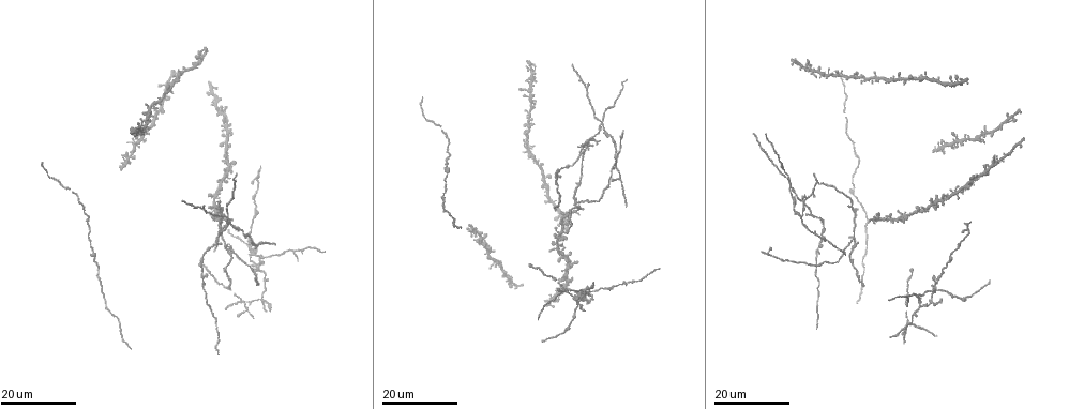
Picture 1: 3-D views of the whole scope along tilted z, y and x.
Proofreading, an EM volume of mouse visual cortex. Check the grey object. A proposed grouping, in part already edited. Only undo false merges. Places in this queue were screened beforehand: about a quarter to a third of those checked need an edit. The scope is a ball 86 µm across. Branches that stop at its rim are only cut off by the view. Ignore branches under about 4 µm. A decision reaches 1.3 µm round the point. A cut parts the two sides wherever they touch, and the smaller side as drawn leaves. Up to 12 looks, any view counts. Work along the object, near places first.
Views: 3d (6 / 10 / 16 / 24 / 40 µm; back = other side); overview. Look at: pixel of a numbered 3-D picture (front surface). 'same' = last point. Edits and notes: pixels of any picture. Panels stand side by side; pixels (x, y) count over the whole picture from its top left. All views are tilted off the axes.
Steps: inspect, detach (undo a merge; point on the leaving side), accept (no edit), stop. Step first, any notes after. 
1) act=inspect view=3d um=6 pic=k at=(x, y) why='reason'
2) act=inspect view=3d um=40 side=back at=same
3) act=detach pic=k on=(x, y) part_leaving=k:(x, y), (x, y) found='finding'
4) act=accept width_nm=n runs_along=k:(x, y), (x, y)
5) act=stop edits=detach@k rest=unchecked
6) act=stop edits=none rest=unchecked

act=inspect view=3d um=24 pic=1 at=(204, 256) why='thick turns thin'

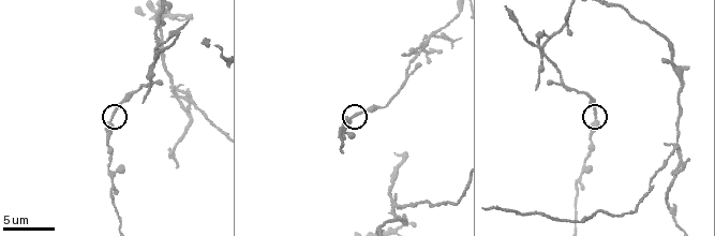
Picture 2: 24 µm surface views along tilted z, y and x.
act=inspect view=3d um=10 pic=2 at=(352, 116)

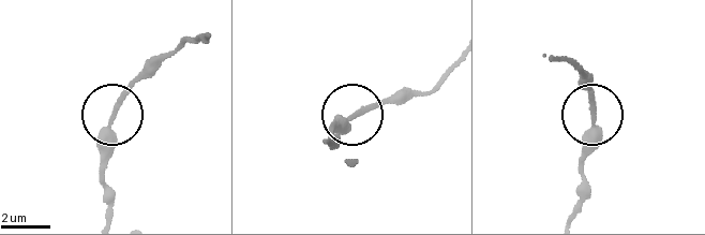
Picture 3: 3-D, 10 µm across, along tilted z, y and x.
act=accept runs_along=3:(559, 56), (583, 75), (593, 111), (594, 148), (583, 181) found='all the same cell'

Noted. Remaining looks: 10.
act=inspect view=3d um=10 pic=2 at=(111, 182) why='small branch off a trunk'

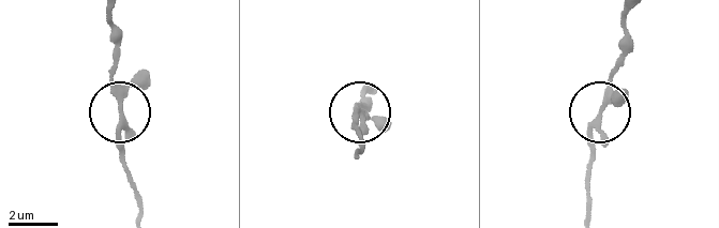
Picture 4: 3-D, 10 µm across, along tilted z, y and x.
act=accept runs_along=4:(113, 13), (118, 154), (124, 170) found='one cell here'

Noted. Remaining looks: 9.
act=inspect view=3d um=10 pic=2 at=(427, 41) why='arms run side by side'

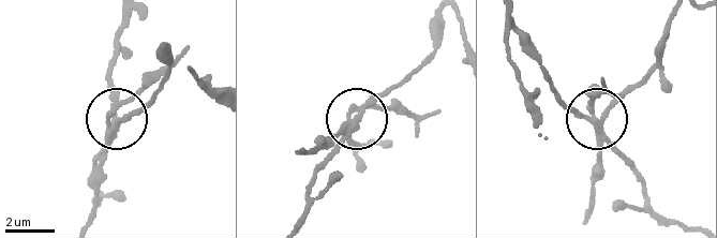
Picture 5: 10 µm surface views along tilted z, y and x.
act=inspect view=3d um=10 side=back pic=5 at=(597, 121)

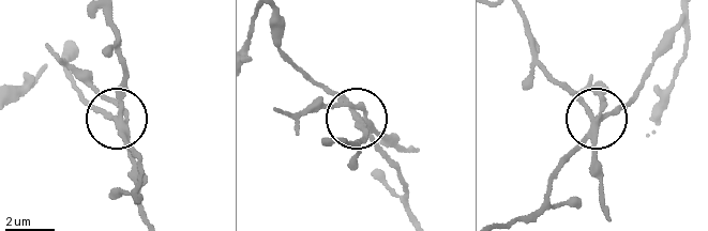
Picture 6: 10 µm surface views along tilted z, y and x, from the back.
act=detach pic=6 on=(383, 134) width_nm=260 part_leaving=6:(592, 128), (587, 108), (536, 56), (524, 18) found='two cells meet here'

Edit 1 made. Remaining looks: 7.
act=inspect view=3d um=16 pic=1 at=(600, 125) why='four arms meet'

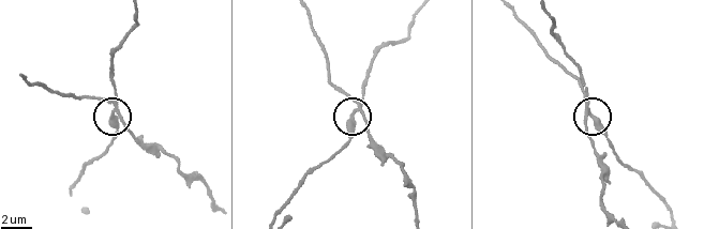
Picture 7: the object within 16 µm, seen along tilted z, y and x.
act=inspect view=3d um=6 pic=7 at=(358, 109)

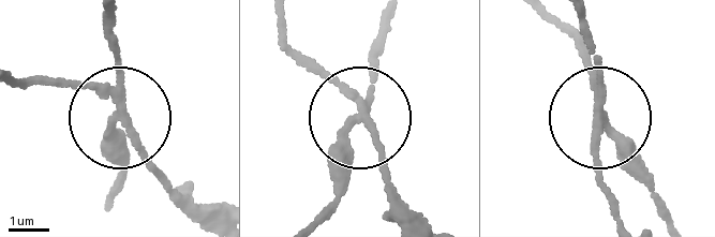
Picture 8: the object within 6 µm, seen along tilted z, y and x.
act=detach pic=8 on=(68, 85) side_arm_um=21 part_leaving=8:(120, 106), (148, 168), (222, 212) found='a second cell is stuck on'

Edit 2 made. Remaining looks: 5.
act=inspect view=3d um=24 pic=1 at=(242, 300) why='four arms meet'

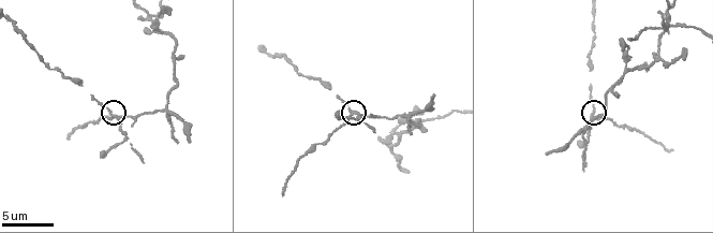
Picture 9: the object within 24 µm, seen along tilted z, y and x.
act=inspect view=3d um=10 pic=9 at=(114, 118)

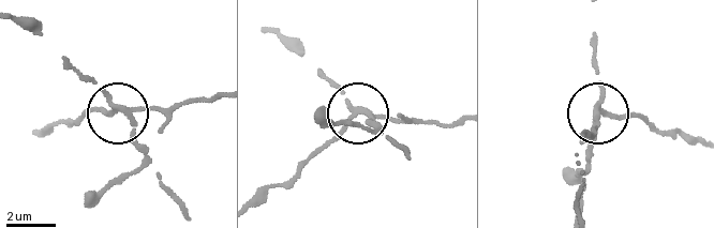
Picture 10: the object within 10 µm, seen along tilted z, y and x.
act=detach pic=10 on=(103, 109) width_nm=190 part_leaving=10:(128, 110), (169, 111), (219, 96) found='a second cell is stuck on'

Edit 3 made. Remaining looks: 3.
act=inspect view=3d um=24 pic=1 at=(561, 234)

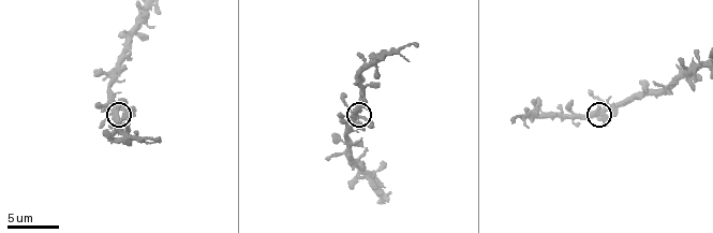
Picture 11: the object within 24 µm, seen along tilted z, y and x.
act=inspect view=3d um=6 pic=11 at=(354, 115)

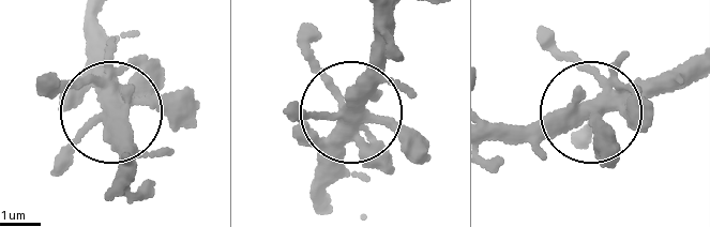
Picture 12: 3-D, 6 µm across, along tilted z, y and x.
act=accept width_nm=330 runs_along=12:(686, 62), (591, 108), (494, 137) found='all the same cell'

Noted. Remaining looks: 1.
act=stop edits=detach@6,detach@8,detach@10 rest=unchecked

